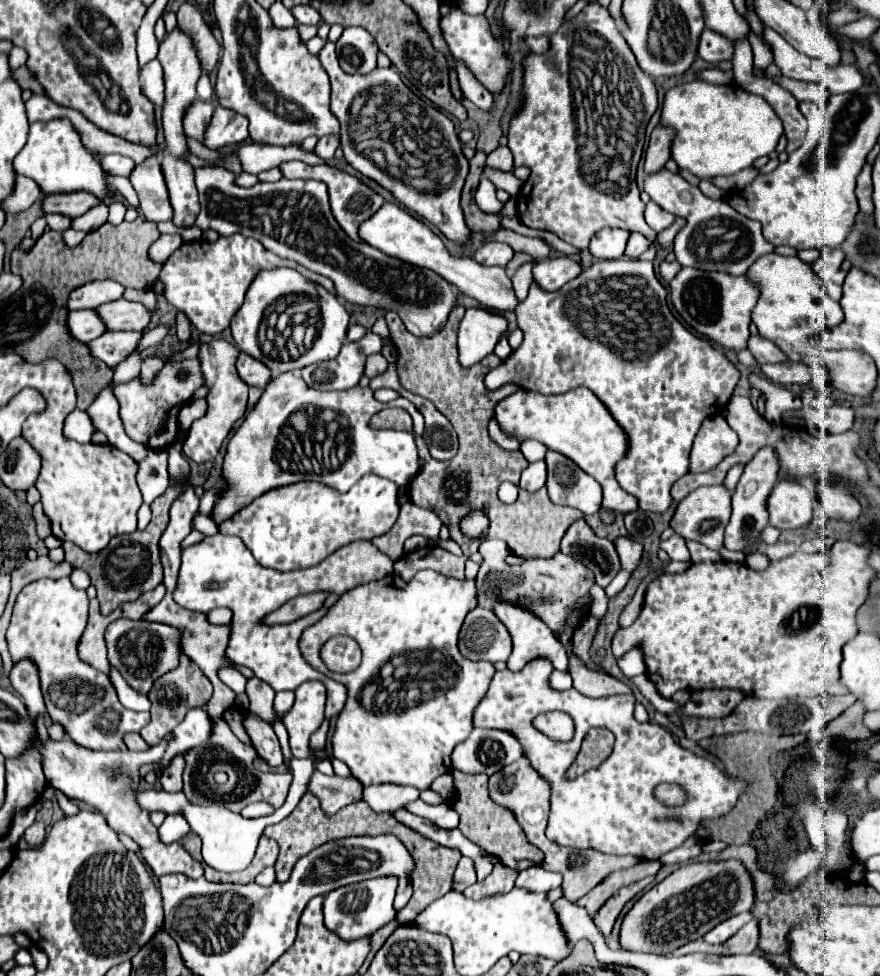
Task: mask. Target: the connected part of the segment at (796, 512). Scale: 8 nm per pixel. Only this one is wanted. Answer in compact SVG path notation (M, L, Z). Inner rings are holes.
M782 478L768 496L770 524L778 530L806 526L812 520L812 496L792 478Z

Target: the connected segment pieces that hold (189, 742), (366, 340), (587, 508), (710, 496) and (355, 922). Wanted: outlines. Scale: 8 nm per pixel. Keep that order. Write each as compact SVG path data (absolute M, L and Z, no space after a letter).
M202 708L188 710L186 718L174 728L176 738L174 738L174 742L170 742L162 764L168 764L174 756L178 756L194 746L200 746L202 742L208 740L210 732L212 732L212 726L210 726L208 714Z
M368 332L362 340L344 344L340 354L334 360L324 360L302 368L302 378L310 388L316 388L316 390L354 388L364 374L366 358L370 354L380 352L382 346L384 346L384 340Z
M548 450L546 460L550 500L554 504L578 508L584 516L596 514L602 506L600 484L560 452Z
M720 484L720 486L704 486L704 488L698 488L694 490L692 494L688 494L676 508L676 514L670 522L670 526L674 528L676 534L684 536L684 538L690 538L690 540L696 540L696 542L702 542L704 546L712 548L712 550L718 550L724 560L732 560L732 562L742 562L744 560L744 554L740 552L728 552L722 542L724 542L724 528L730 520L730 500L732 500L732 492Z
M384 876L384 878L374 878L366 880L360 884L350 884L344 888L338 888L330 892L324 898L324 922L326 926L342 936L344 940L356 940L368 934L374 934L378 928L388 924L390 920L396 918L396 910L392 906L394 894L396 894L396 878Z

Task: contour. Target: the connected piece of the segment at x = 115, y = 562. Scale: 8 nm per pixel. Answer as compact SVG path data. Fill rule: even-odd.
M168 488L162 496L158 496L152 502L152 506L150 506L152 508L152 522L148 524L146 530L142 530L142 532L138 530L138 532L132 532L132 534L126 534L126 536L116 536L104 550L100 550L94 556L80 550L80 546L76 546L72 542L62 544L62 548L66 552L66 560L70 560L72 566L82 568L82 570L72 572L72 576L70 576L72 584L80 590L86 590L90 586L90 578L92 578L92 584L98 590L98 600L100 600L100 612L102 614L110 614L114 608L118 608L120 604L126 602L126 592L124 592L120 582L132 582L132 600L140 598L148 590L154 590L162 582L164 576L162 576L158 540L168 526L168 510L170 510L170 504L174 502L174 498L178 494L180 494L180 488ZM84 570L90 574L90 578Z

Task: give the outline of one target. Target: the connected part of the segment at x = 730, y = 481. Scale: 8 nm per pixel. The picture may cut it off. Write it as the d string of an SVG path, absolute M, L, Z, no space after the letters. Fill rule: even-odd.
M744 464L732 466L730 472L728 472L728 476L726 476L726 480L724 480L724 484L726 484L730 490L734 490L736 484L738 484L738 480L740 480L740 476L742 476L742 472L744 472Z

